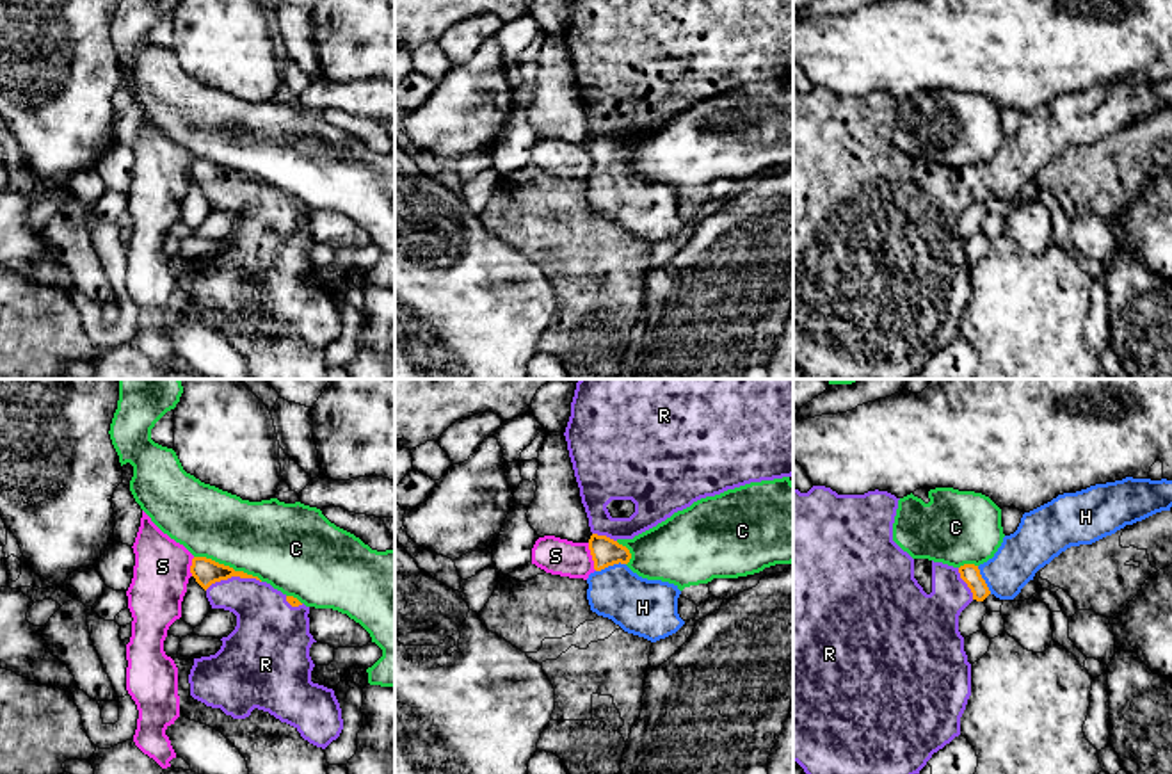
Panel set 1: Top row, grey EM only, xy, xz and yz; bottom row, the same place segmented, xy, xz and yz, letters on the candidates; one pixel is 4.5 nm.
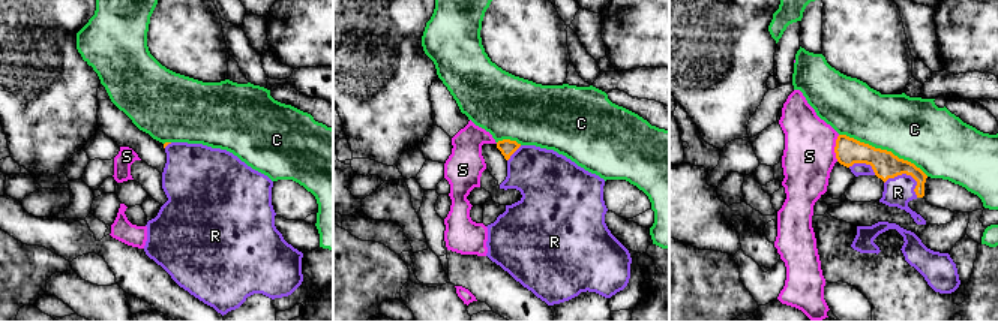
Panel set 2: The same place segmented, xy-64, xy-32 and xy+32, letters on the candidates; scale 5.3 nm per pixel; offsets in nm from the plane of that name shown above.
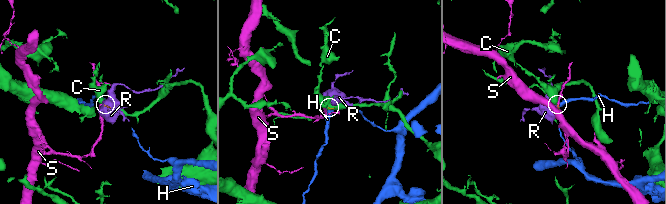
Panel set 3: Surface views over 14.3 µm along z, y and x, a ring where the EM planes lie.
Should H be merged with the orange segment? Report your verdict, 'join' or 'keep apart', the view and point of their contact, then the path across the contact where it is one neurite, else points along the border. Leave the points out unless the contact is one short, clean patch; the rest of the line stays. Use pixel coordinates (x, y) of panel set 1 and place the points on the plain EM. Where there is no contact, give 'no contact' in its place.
join; meets orange in xz at (610, 166); runs through xz (605, 153), (610, 166), (612, 178), (642, 209)

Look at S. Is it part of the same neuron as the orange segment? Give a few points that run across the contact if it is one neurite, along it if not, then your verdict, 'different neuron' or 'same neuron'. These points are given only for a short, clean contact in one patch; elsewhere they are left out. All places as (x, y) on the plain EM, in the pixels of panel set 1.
line xz (587, 145), (596, 171); different neuron

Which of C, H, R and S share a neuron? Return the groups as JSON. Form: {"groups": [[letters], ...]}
{"groups": [["C"], ["H", "R"], ["S"]]}

